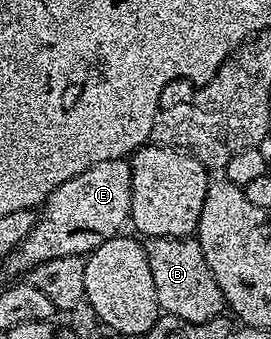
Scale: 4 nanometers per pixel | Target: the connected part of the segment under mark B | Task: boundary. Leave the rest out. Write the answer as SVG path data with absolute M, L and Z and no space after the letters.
M157 235L147 240L146 254L150 273L154 277L156 299L161 312L172 319L185 319L191 323L204 323L225 310L224 294L206 265L206 257L195 237L169 237Z

